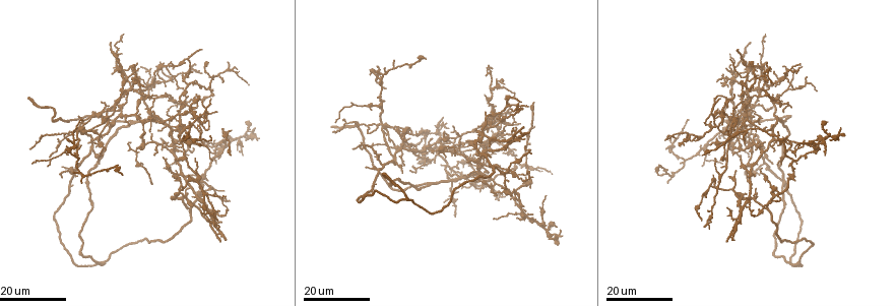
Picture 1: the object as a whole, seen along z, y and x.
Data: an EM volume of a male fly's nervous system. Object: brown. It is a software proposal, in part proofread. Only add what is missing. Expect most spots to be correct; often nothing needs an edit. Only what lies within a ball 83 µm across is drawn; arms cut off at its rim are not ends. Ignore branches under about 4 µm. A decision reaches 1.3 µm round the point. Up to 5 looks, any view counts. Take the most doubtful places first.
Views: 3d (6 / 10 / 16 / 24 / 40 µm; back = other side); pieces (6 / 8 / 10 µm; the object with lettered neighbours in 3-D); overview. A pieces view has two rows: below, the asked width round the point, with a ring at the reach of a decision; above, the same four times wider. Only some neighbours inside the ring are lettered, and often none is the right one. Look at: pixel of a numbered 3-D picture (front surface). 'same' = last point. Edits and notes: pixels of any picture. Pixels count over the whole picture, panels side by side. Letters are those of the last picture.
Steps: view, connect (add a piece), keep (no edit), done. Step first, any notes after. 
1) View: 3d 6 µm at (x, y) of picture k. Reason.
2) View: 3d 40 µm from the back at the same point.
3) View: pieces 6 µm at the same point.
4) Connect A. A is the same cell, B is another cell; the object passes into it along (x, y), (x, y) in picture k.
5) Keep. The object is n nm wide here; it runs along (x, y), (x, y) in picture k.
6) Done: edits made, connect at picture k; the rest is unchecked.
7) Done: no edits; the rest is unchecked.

View: 3d 24 µm at (164, 141) of picture 1. Free end.

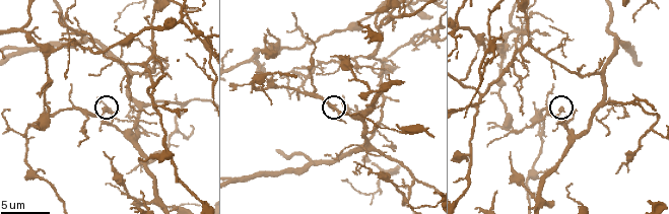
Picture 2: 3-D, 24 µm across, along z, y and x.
View: pieces 10 µm at (563, 107) of picture 2.

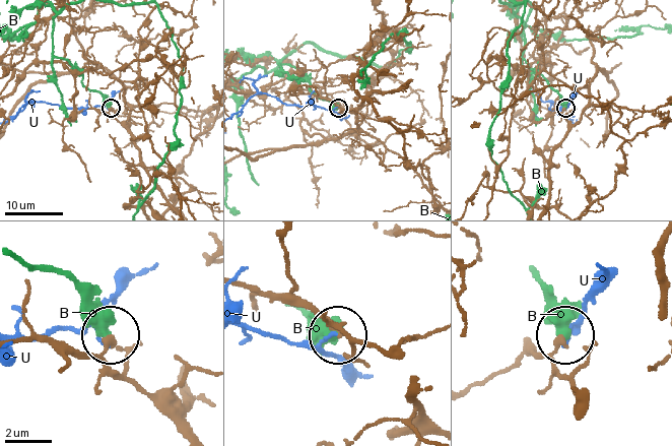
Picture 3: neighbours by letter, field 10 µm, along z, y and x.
Keep. B and U are other cells; it runs along (190, 386), (179, 401), (132, 384), (105, 357), (107, 335) in picture 3; none of them fits.

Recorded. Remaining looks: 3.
View: 3d 24 µm at (60, 178) of picture 1. An open end.

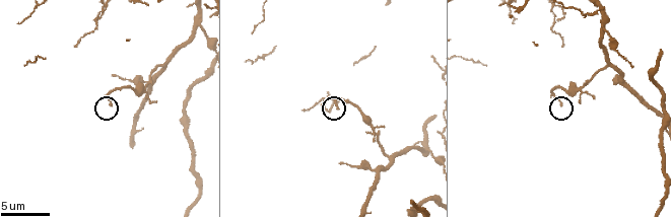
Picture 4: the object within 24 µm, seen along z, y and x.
View: pieces 6 µm at (110, 102) of picture 4. See the neighbours.

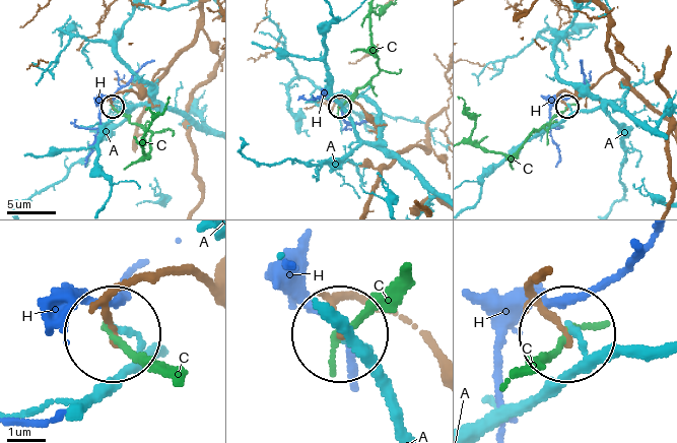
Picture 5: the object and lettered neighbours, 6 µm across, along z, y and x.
Keep. The object is 140 nm wide here; A, C and H are other cells; it runs along (209, 276), (132, 279), (106, 306), (109, 331) in picture 5; none of them fits.

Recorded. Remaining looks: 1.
View: pieces 8 µm at (192, 127) of picture 2. Thin end.

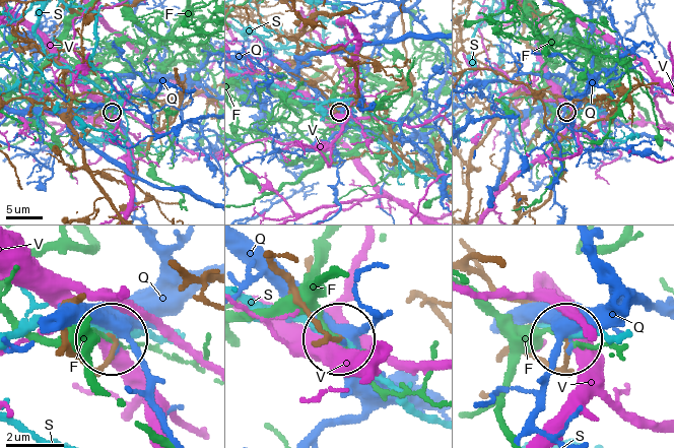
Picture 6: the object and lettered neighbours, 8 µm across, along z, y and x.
Keep. The object is 150 nm wide here; F, Q, S and V are other cells; none of them fits.

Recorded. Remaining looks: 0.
Done: no edits; the rest is unchecked.

